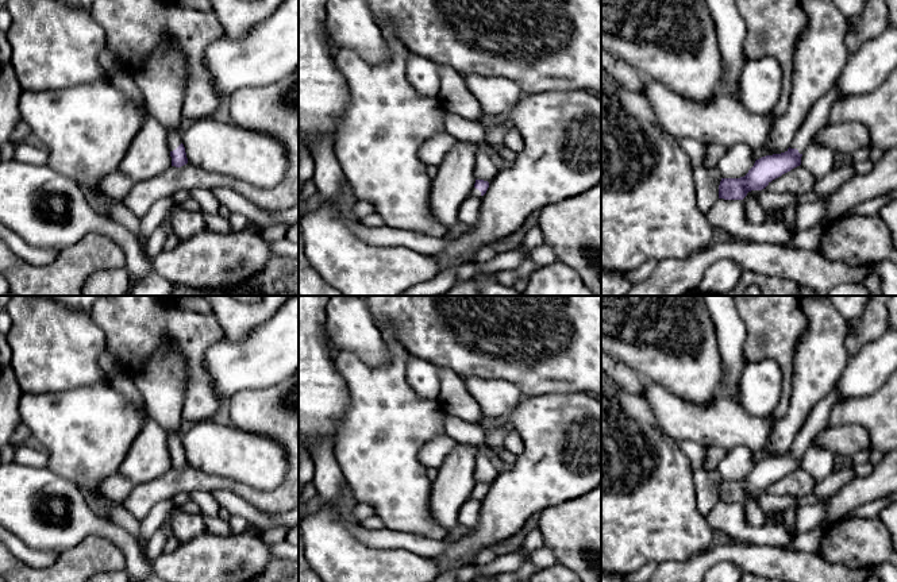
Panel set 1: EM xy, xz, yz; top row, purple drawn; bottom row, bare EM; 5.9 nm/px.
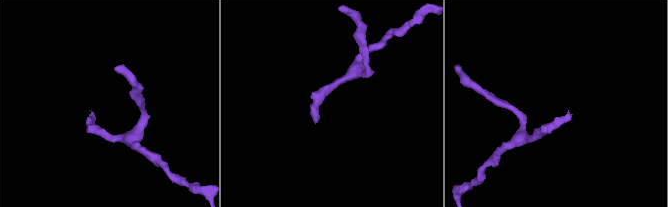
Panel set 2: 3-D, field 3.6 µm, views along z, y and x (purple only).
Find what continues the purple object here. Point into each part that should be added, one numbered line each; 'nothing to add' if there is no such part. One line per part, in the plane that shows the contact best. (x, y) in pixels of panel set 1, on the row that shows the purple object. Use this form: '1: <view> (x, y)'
1: yz (817, 116)

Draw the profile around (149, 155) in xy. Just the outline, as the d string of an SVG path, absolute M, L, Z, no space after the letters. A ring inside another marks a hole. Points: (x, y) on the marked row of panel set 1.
M149 117L132 139L119 171L136 184L154 178L170 166L168 130L158 120Z

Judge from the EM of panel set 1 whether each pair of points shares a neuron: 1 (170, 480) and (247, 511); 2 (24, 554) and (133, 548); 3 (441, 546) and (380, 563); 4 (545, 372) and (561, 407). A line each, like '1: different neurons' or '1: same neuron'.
1: different neurons
2: different neurons
3: different neurons
4: different neurons

